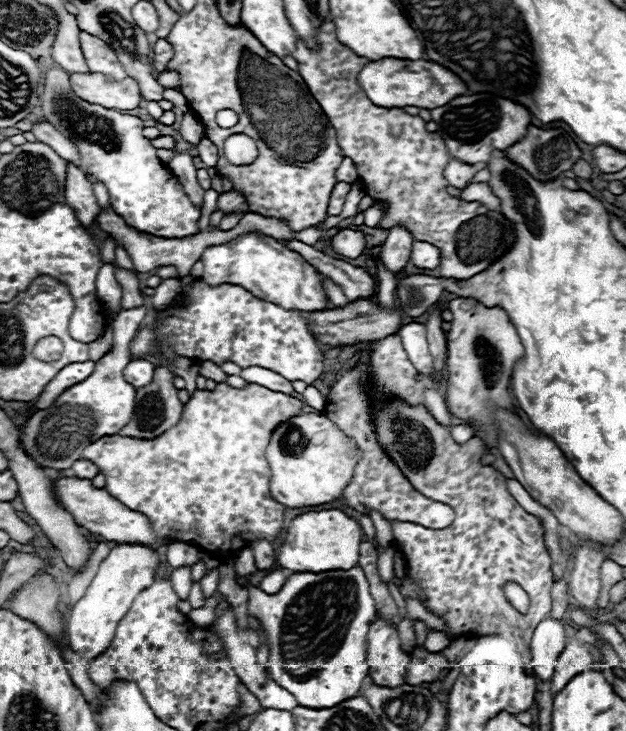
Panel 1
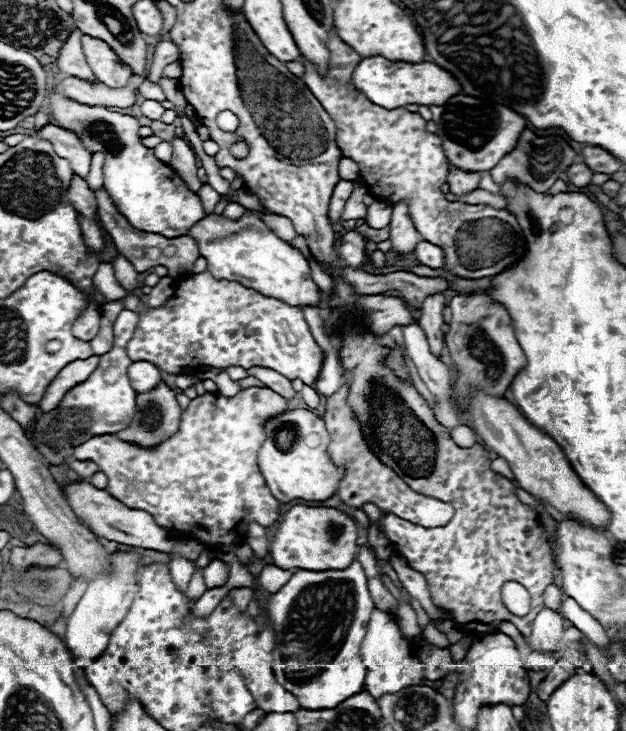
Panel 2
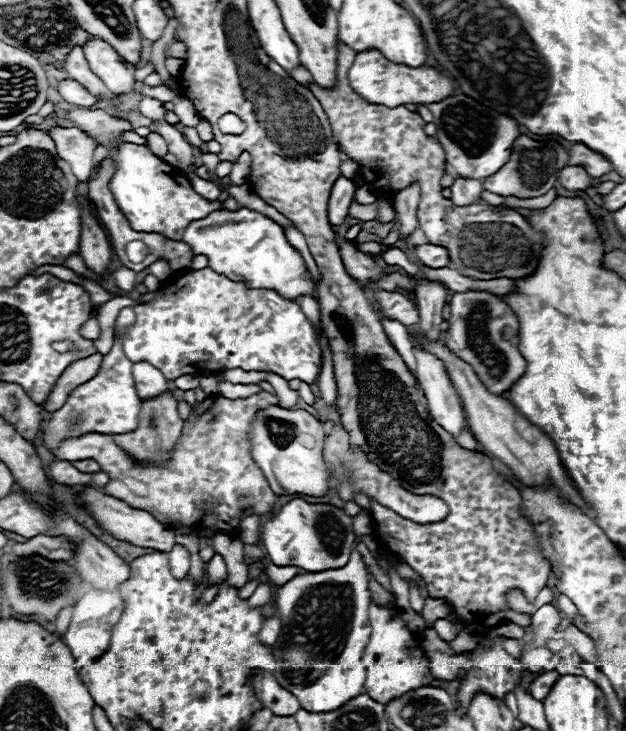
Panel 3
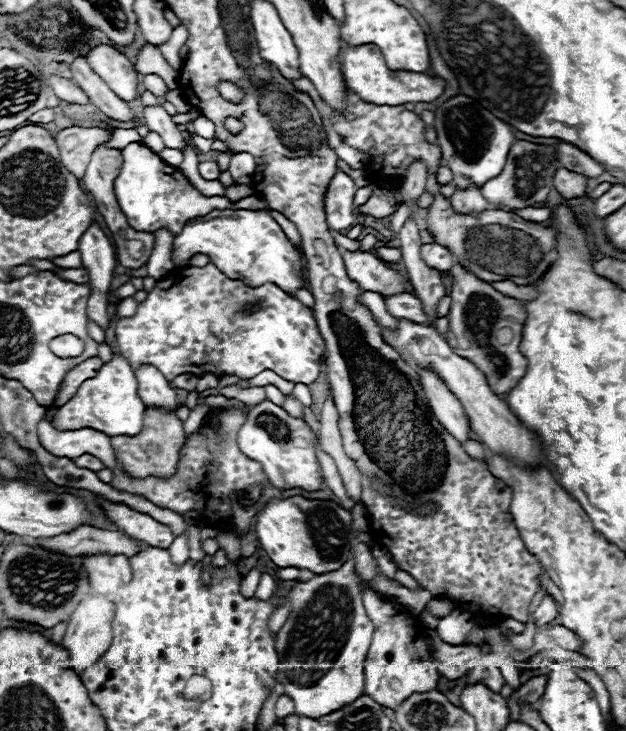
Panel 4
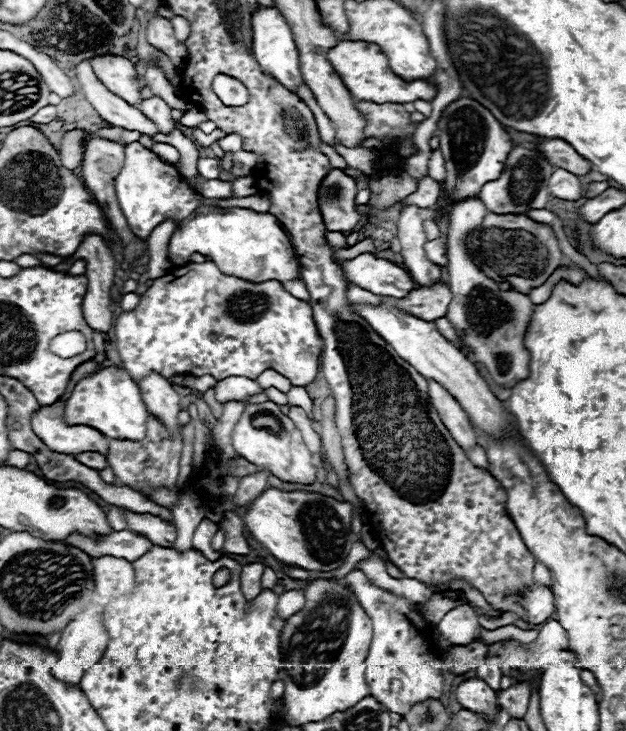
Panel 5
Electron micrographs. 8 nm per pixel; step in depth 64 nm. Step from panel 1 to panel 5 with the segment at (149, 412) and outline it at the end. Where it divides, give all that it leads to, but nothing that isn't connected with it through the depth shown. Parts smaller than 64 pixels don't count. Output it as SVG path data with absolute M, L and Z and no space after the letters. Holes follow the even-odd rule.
M150 416L148 418L148 432L146 432L144 440L140 440L140 442L134 442L134 440L110 440L108 464L110 464L118 484L128 486L128 488L140 492L142 496L150 498L154 488L172 490L176 486L180 454L182 454L182 438L170 440L164 424L158 418Z

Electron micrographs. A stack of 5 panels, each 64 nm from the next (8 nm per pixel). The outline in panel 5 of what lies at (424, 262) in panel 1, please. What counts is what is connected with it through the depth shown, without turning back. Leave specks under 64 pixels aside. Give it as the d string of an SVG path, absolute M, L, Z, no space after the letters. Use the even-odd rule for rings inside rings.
M436 238L436 240L430 240L426 246L424 246L428 258L432 262L436 262L438 266L446 266L448 264L448 256L446 256L446 242L442 238Z

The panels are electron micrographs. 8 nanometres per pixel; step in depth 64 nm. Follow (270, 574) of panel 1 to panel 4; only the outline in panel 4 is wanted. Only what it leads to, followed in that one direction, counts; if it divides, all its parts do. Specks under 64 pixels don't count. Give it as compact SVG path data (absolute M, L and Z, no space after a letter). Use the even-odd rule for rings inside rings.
M280 568L278 572L276 572L276 576L280 578L280 580L310 580L314 574L312 572L308 572L308 570L300 570L300 568Z

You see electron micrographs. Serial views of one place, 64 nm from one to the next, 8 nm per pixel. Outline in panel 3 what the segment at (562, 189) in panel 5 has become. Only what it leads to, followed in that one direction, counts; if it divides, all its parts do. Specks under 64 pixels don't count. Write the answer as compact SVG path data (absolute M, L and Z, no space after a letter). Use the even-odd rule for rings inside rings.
M566 166L564 170L560 170L558 174L558 182L560 186L564 186L566 190L586 190L592 182L592 178L586 174L584 168L580 166Z

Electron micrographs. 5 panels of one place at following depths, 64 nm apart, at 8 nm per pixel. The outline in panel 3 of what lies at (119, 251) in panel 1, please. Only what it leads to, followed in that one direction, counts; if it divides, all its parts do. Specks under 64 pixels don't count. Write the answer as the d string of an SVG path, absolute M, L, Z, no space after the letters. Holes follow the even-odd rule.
M126 266L114 270L112 278L114 278L114 286L118 286L120 290L134 290L136 286L136 272Z

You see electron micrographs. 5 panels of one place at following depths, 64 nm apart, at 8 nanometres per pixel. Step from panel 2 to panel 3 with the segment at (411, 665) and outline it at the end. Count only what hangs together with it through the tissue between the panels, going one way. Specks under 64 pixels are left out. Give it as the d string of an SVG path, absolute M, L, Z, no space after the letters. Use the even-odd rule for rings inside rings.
M370 602L368 614L370 614L370 622L372 622L372 636L370 636L370 642L368 642L368 646L364 650L364 658L362 658L362 664L366 668L364 692L372 700L376 700L380 704L388 704L394 698L402 696L404 692L430 686L434 682L434 678L432 678L430 666L424 658L424 650L412 648L416 644L408 644L408 642L416 642L416 638L408 628L398 628L398 610L384 608L384 606L378 606L376 602Z

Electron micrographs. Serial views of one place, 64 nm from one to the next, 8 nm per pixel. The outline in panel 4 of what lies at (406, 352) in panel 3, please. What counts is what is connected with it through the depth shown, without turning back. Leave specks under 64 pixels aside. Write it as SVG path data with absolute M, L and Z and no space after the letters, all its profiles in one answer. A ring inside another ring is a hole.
M360 292L360 304L364 304L364 306L368 306L368 310L374 314L374 316L378 316L378 320L382 322L382 324L386 324L386 326L392 326L394 324L394 320L392 320L392 316L388 314L388 310L386 310L386 302L384 302L384 298L380 296L380 294L376 294L376 292Z

